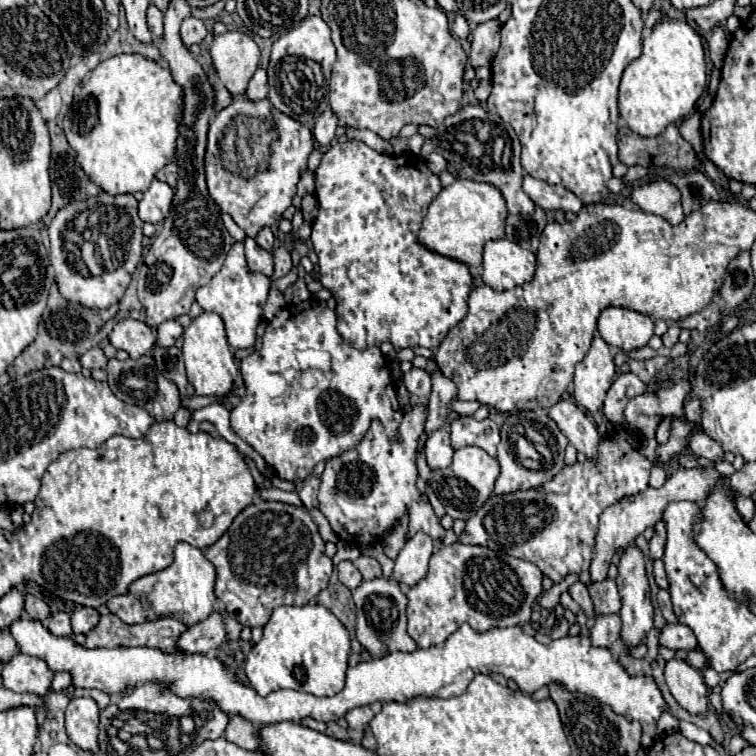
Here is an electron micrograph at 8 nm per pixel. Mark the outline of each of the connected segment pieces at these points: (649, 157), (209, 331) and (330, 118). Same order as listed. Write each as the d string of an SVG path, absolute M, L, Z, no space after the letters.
M670 124L654 138L628 134L618 140L618 148L618 160L626 166L668 166L678 172L690 172L700 164L692 144L680 136L676 124Z
M202 312L198 318L190 322L190 326L184 330L184 360L186 360L186 372L188 372L188 382L194 386L196 394L200 396L226 396L234 380L238 376L238 366L236 358L230 350L230 344L226 340L224 332L224 322L218 314L214 312Z
M324 110L320 114L320 118L316 120L316 126L312 130L316 142L320 146L330 146L334 142L334 134L336 134L336 126L338 126L338 118L332 110Z

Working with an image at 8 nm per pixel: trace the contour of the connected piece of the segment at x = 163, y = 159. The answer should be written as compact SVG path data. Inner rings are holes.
M120 54L100 62L84 80L74 102L64 116L64 132L68 144L76 150L86 176L96 182L104 192L134 194L146 192L154 174L172 162L178 140L178 126L182 118L182 86L172 78L172 72L142 54Z

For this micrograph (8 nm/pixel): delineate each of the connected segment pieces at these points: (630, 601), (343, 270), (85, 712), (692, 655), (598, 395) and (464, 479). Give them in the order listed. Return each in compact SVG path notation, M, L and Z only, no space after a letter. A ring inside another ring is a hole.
M630 544L628 548L624 548L624 554L620 556L620 564L618 564L616 584L618 584L620 596L622 596L622 610L620 610L622 640L628 646L636 646L642 642L646 632L652 628L652 620L654 620L654 608L652 608L652 600L650 600L650 584L648 584L646 566L644 566L644 554L640 552L638 546Z
M348 140L342 144L334 144L324 152L320 166L316 168L316 200L318 200L318 216L312 222L312 244L318 254L318 266L320 266L320 284L336 298L336 330L342 336L346 344L350 344L356 350L364 350L370 346L380 346L382 342L390 342L394 348L416 348L416 346L426 346L426 348L438 348L444 336L448 334L450 328L454 328L468 312L468 294L472 288L472 274L468 266L460 260L452 260L448 256L442 256L438 252L428 250L424 244L418 242L418 232L422 226L422 220L426 216L426 210L430 202L442 192L442 184L436 174L430 172L426 162L420 156L394 156L394 154L380 154L366 146L362 140Z
M72 698L66 708L66 734L78 748L98 750L98 706L92 698Z
M688 650L688 658L686 658L686 662L692 664L694 668L698 668L698 670L708 668L708 658L706 658L706 654L700 652L700 650Z
M596 334L586 358L576 364L576 374L574 374L576 404L586 408L588 412L598 412L602 408L604 396L614 376L616 376L616 366L610 348Z
M466 446L466 448L460 448L460 450L454 452L454 460L448 468L432 472L432 482L430 484L432 484L432 490L434 490L436 498L446 508L448 516L468 520L490 498L498 474L500 474L500 464L494 456L488 456L482 448Z

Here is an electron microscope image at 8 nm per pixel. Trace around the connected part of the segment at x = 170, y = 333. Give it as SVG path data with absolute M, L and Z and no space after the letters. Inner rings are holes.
M166 320L164 324L160 324L160 326L156 328L156 332L158 332L156 346L160 346L160 348L170 348L170 346L174 346L176 338L182 336L182 326L180 326L176 320Z

